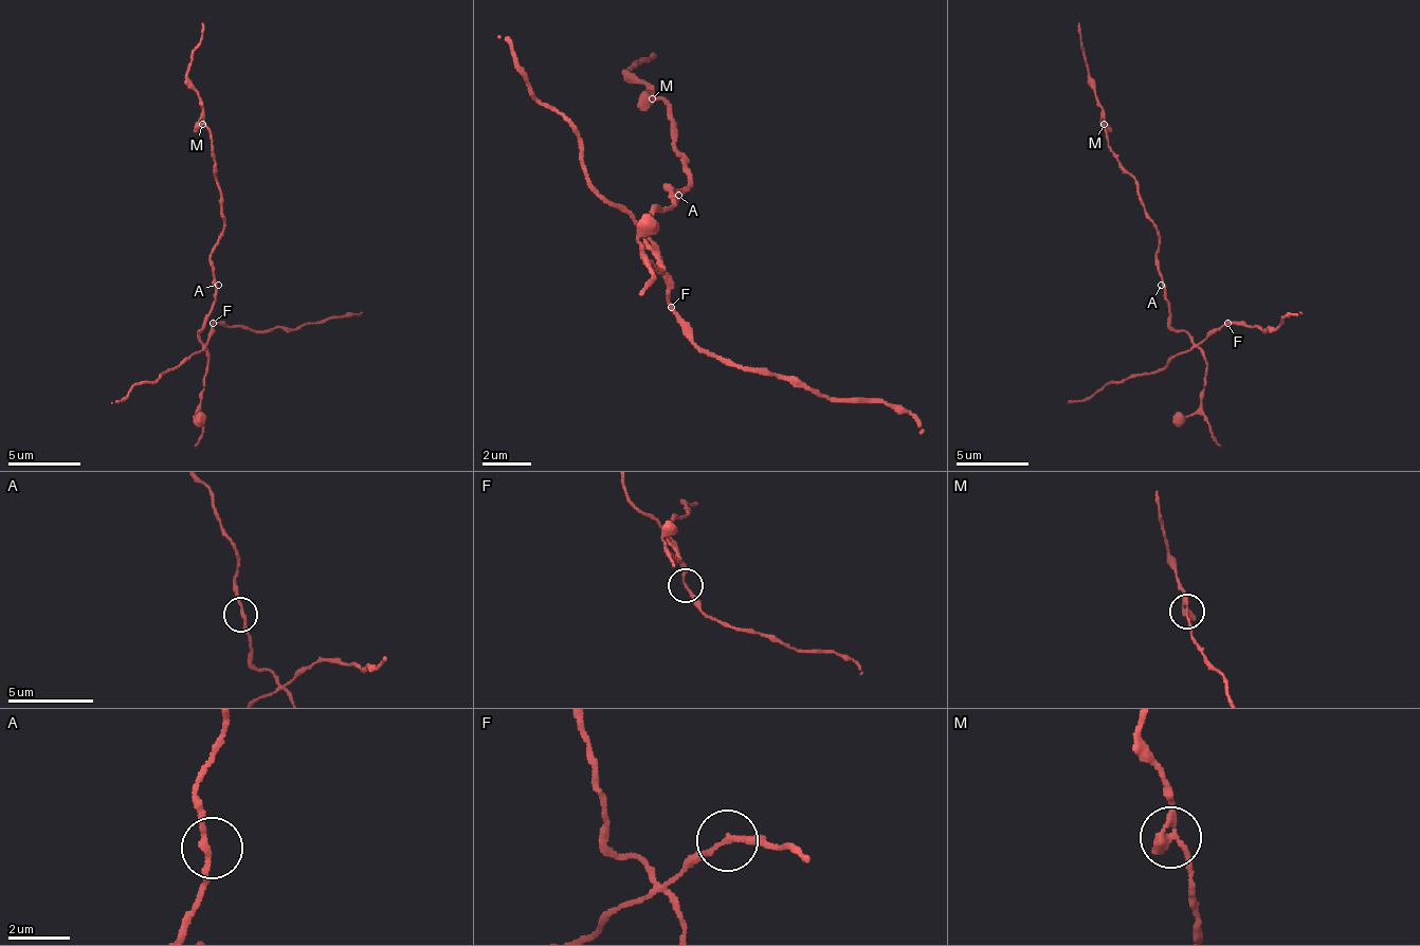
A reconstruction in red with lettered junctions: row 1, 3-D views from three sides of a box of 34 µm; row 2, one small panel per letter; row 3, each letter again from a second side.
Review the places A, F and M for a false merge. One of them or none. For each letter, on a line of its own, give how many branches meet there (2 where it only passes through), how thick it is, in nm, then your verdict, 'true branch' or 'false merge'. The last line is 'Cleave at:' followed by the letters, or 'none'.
A: branches 2; calibre 190 nm; true branch
F: branches 2; calibre 160 nm; true branch
M: branches 2; calibre 320 nm; true branch
Cleave at: none

